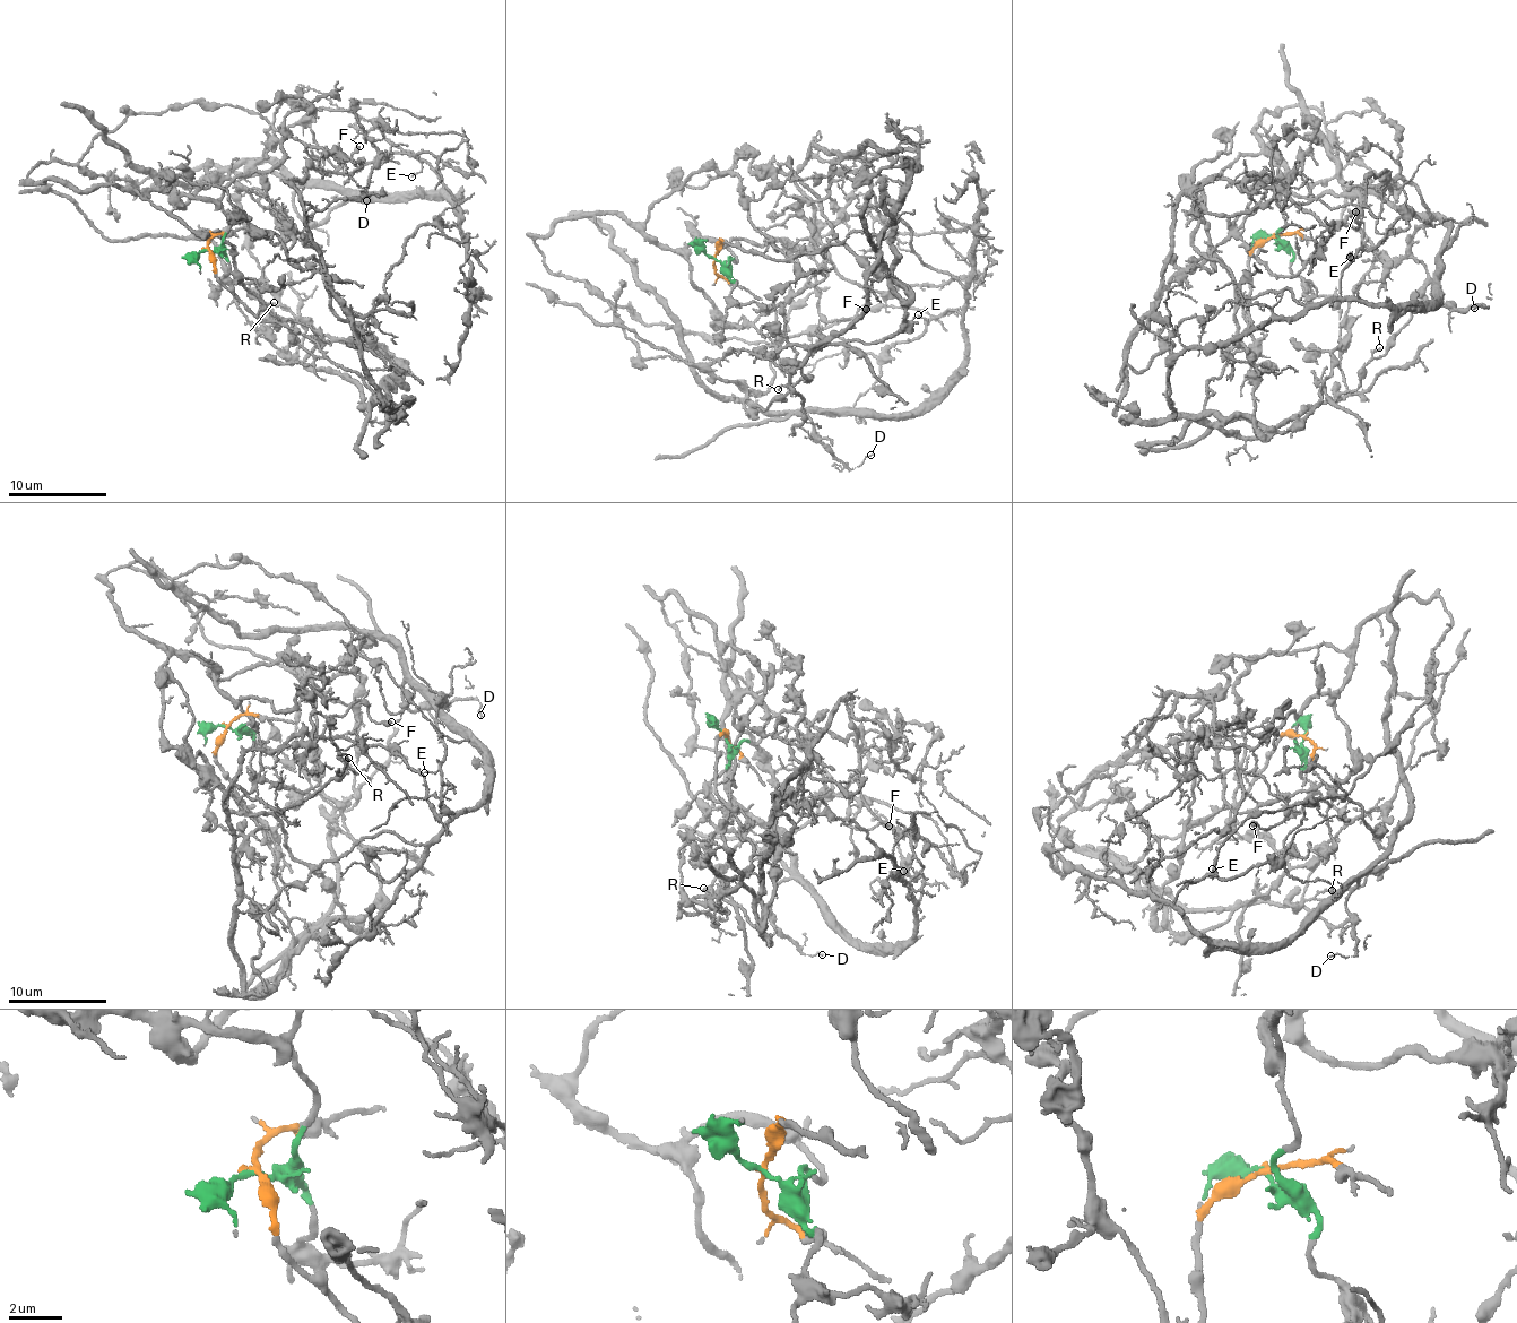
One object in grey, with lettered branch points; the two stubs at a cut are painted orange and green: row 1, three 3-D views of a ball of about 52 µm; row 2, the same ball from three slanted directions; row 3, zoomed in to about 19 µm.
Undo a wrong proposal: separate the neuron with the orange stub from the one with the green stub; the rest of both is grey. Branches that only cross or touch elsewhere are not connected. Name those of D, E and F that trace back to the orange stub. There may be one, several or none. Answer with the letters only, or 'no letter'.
F

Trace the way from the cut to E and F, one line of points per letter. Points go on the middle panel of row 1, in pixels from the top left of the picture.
E: (713, 258), (594, 213), (534, 244), (648, 326), (777, 351), (769, 411), (917, 415), (965, 334), (917, 314)
F: (713, 258), (858, 231), (887, 267), (906, 156), (869, 140), (811, 146), (796, 186), (818, 309), (865, 309)

